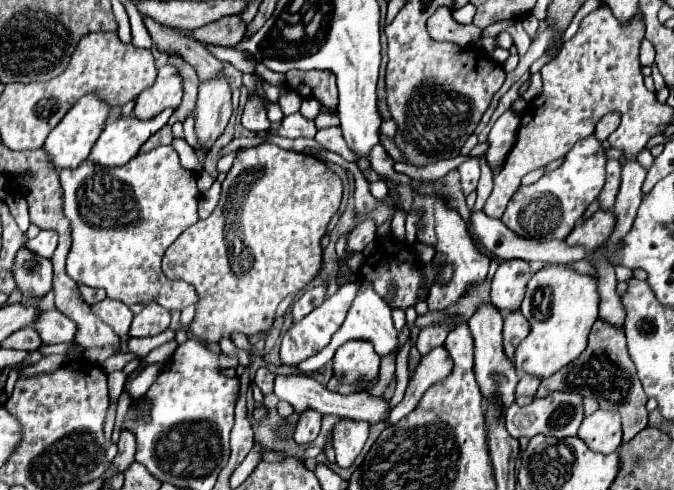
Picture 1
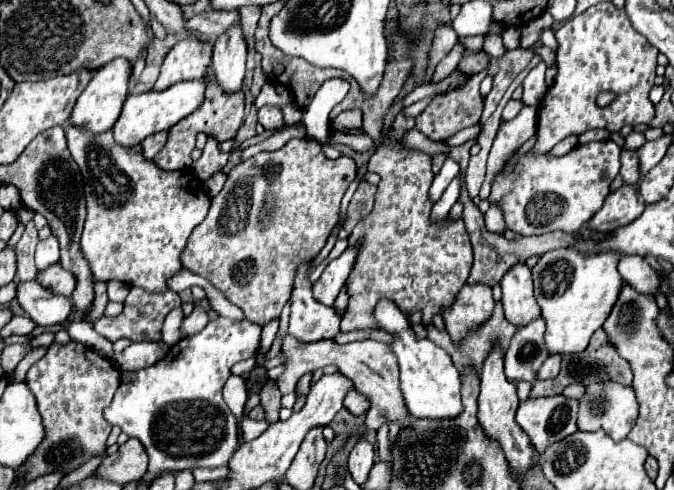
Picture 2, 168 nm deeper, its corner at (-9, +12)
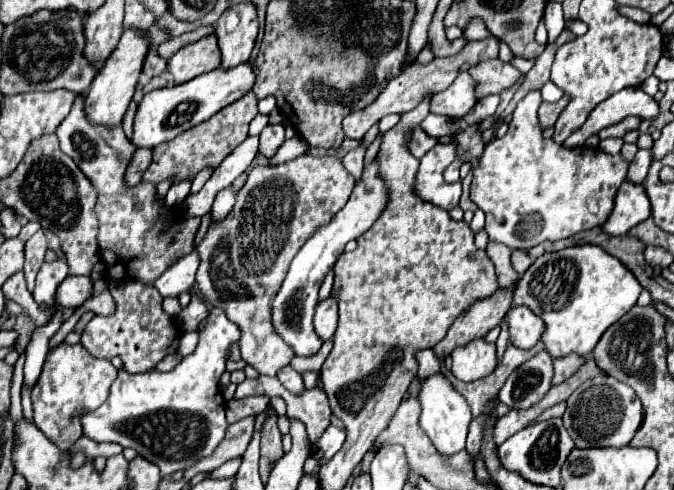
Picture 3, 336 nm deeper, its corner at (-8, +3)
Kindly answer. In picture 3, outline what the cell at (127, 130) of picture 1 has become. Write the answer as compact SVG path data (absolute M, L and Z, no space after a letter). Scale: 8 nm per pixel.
M247 61L245 65L239 65L235 69L213 69L209 73L203 73L187 83L173 85L173 87L163 87L157 91L151 91L143 97L135 123L133 123L133 145L135 147L155 147L159 143L171 141L179 133L199 125L201 121L209 119L217 111L221 111L225 105L241 99L247 91L251 91L255 85L255 73L253 73L253 63Z

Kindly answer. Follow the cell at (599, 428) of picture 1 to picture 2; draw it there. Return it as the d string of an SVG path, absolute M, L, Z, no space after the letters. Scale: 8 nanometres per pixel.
M602 382L602 384L590 384L586 388L586 396L580 398L580 412L578 412L578 430L596 432L604 430L612 440L622 440L628 436L632 426L638 418L638 402L632 388L626 388L616 382Z

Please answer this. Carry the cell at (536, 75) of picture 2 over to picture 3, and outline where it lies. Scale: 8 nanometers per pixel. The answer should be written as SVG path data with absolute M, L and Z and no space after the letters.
M531 91L527 93L527 97L517 105L517 109L513 111L513 119L509 123L509 131L505 137L501 139L493 139L491 143L487 143L477 167L473 169L473 181L471 181L471 201L485 213L487 221L485 221L485 231L489 235L489 241L493 243L503 243L511 249L531 249L543 241L559 241L559 239L567 239L567 237L573 237L575 233L579 231L587 231L587 229L593 229L593 227L601 227L607 219L609 219L609 213L613 211L613 201L615 201L615 193L619 189L619 185L625 181L627 177L627 167L629 167L629 161L623 157L623 155L607 155L603 153L601 149L593 149L593 147L573 147L573 149L567 149L565 145L557 145L553 139L545 139L543 137L543 127L537 119L537 109L541 105L541 93L539 91Z

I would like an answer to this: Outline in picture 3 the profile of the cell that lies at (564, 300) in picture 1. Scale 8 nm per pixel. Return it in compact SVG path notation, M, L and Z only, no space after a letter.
M575 245L545 253L519 277L511 305L525 305L547 325L543 343L553 359L577 353L589 355L601 335L637 303L641 285L613 255L597 245Z

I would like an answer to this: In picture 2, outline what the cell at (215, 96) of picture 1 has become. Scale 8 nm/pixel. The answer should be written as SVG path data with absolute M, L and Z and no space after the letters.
M240 26L230 28L214 42L212 70L214 78L226 94L234 94L242 88L246 66L246 42L242 38Z

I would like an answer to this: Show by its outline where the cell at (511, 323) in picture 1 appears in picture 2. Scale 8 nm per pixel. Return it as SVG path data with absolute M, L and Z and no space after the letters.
M542 316L538 320L532 320L532 324L516 328L514 340L510 340L510 348L504 358L508 380L532 382L536 378L538 368L548 358L548 350L542 338L544 330L546 330L546 324Z

